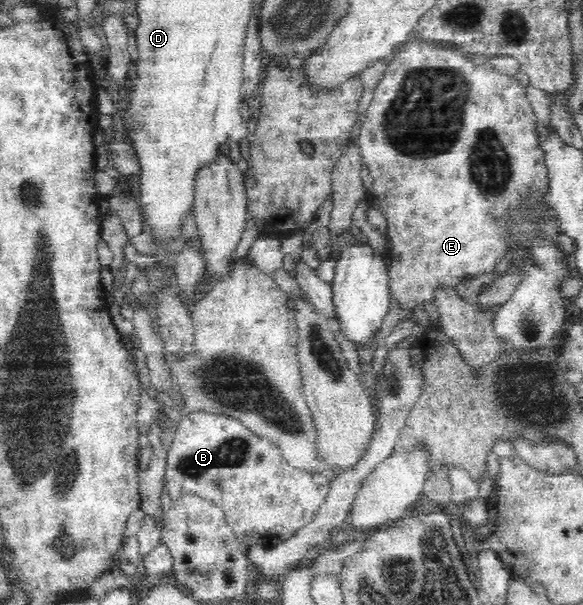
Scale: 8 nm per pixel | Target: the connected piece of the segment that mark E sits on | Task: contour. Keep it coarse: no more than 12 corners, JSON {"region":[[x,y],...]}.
{"region":[[408,39],[359,133],[391,301],[549,189],[522,78]]}

